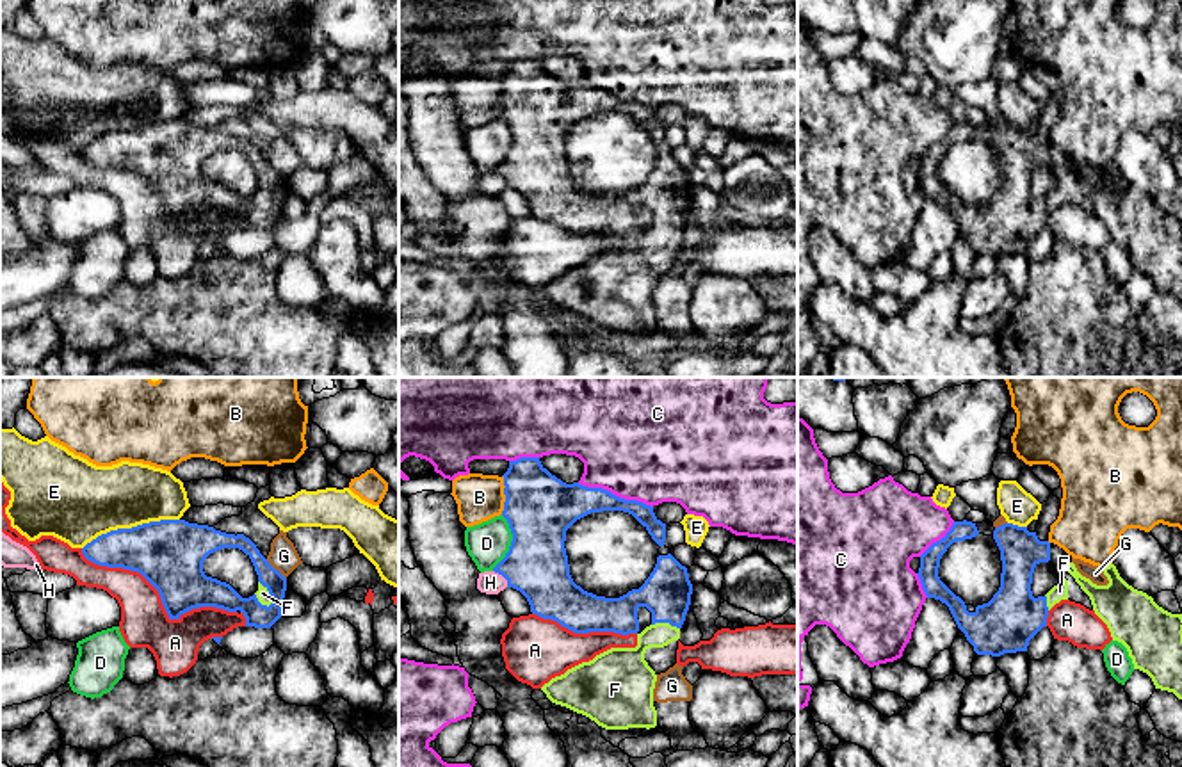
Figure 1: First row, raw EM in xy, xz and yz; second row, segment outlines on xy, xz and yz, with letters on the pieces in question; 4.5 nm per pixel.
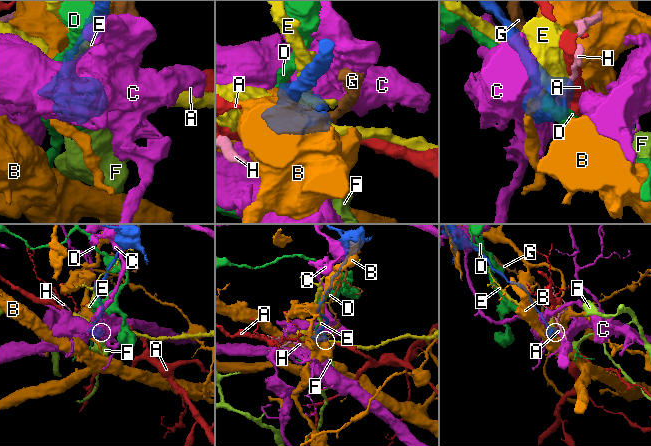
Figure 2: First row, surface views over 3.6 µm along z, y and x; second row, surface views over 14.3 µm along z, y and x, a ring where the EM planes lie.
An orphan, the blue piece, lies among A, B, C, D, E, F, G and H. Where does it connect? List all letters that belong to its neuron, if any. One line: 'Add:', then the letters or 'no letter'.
Add: F

